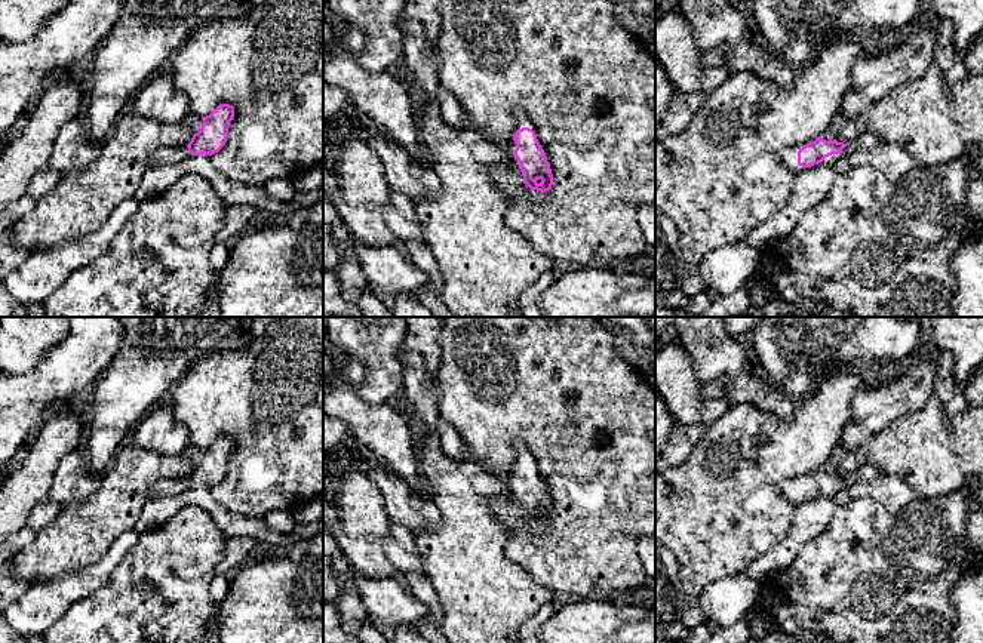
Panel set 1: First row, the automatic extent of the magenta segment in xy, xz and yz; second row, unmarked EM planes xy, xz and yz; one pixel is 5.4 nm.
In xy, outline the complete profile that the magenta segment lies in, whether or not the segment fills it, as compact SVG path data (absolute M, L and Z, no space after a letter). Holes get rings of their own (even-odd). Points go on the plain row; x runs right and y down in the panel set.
M218 437L203 450L203 456L185 479L162 479L148 492L148 496L179 495L190 487L218 484L227 474L230 453L234 449L234 439Z

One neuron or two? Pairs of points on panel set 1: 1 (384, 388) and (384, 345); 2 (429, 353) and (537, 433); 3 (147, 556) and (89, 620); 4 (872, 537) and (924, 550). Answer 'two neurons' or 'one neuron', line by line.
1: one neuron
2: two neurons
3: one neuron
4: one neuron

